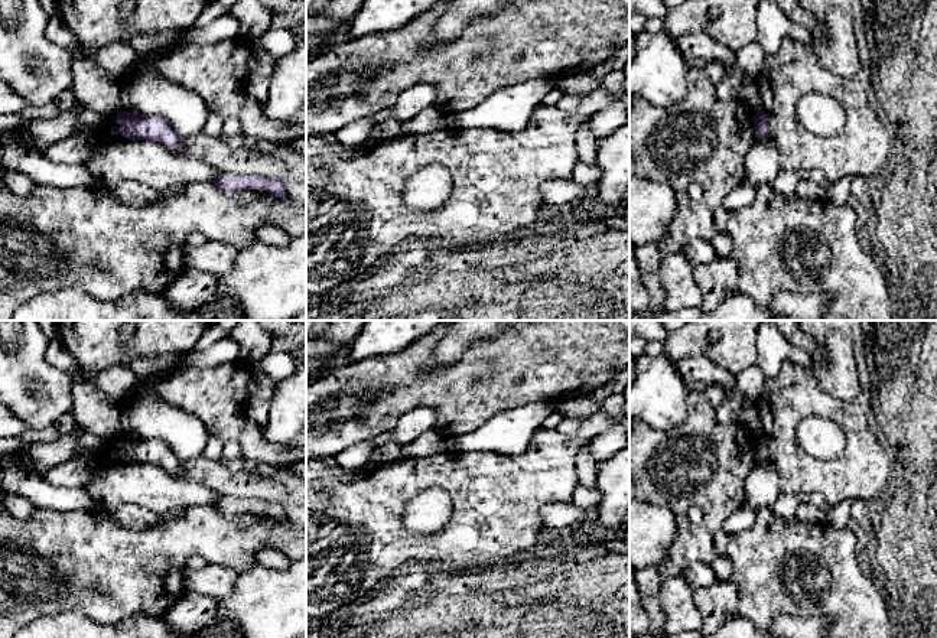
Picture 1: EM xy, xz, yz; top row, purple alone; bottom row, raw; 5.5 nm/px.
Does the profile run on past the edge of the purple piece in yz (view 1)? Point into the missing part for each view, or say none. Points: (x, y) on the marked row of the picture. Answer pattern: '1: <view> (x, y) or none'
1: none

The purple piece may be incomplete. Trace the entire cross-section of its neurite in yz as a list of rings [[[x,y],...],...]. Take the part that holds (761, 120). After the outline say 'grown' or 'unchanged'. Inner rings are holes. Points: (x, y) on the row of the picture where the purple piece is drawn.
[[[759,111],[754,115],[755,121],[755,137],[757,139],[767,139],[771,137],[768,117],[764,111]]]; unchanged

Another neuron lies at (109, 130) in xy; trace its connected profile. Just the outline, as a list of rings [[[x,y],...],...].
[[[116,117],[104,118],[95,136],[98,140],[110,140],[110,141],[118,141],[118,143],[124,140],[133,140],[133,139],[126,139],[123,136],[123,130],[118,127]]]

